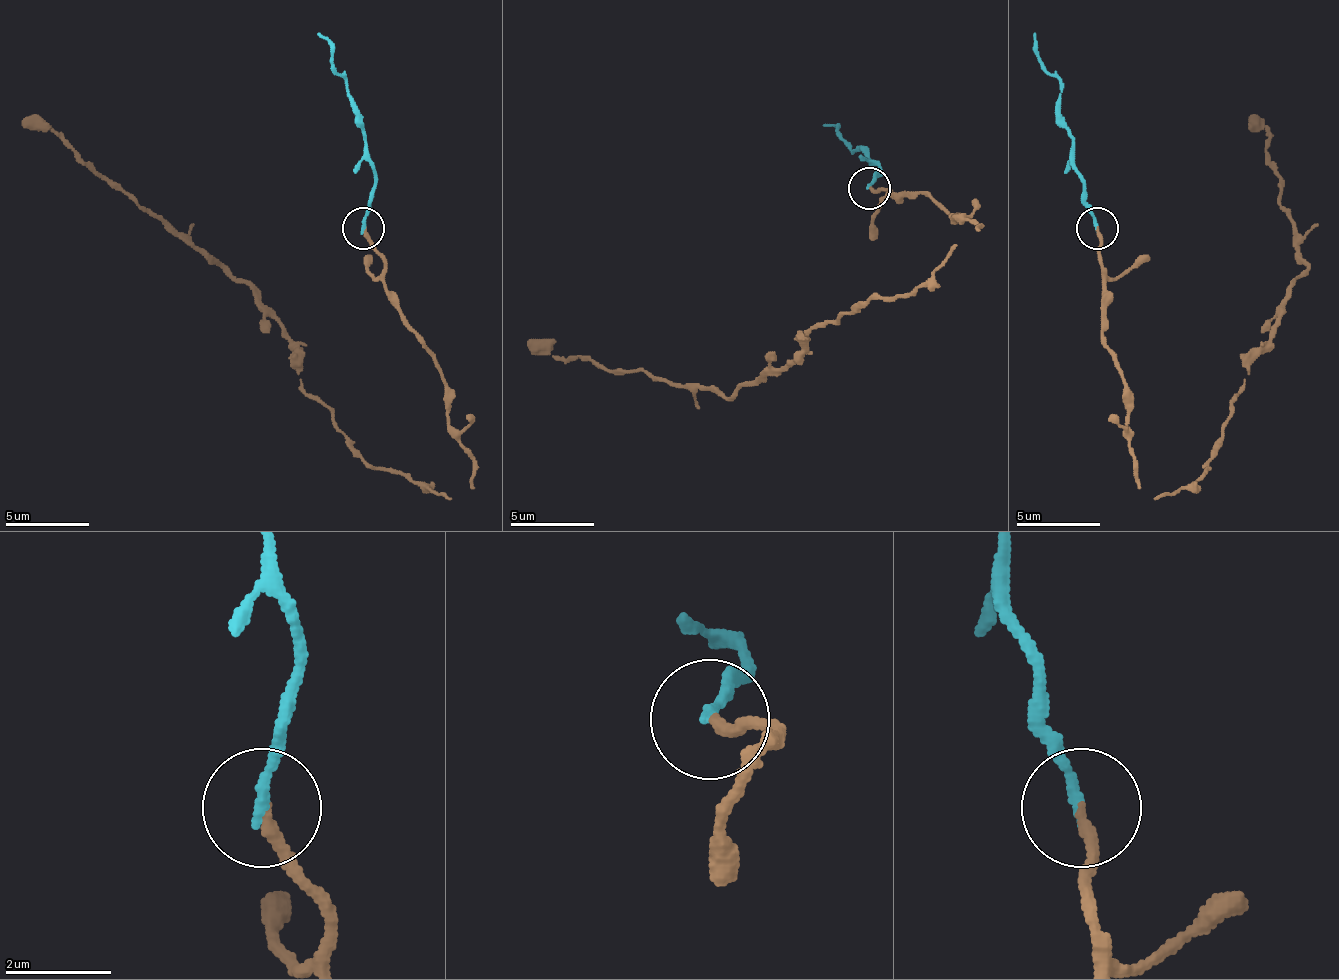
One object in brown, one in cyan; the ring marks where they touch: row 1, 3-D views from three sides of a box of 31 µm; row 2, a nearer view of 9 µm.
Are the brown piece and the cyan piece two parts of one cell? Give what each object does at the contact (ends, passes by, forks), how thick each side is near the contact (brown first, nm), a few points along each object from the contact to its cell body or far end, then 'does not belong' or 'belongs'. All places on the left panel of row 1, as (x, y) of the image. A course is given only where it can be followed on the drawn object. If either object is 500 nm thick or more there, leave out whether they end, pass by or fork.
brown ends | cyan ends | 220/200 nm | brown via (364, 227), (473, 462), (452, 499), (377, 470), (301, 386), (268, 306), (20, 122) | cyan via (364, 227), (373, 197), (369, 143), (352, 109), (348, 80), (331, 63), (331, 46), (318, 34) | belongs

